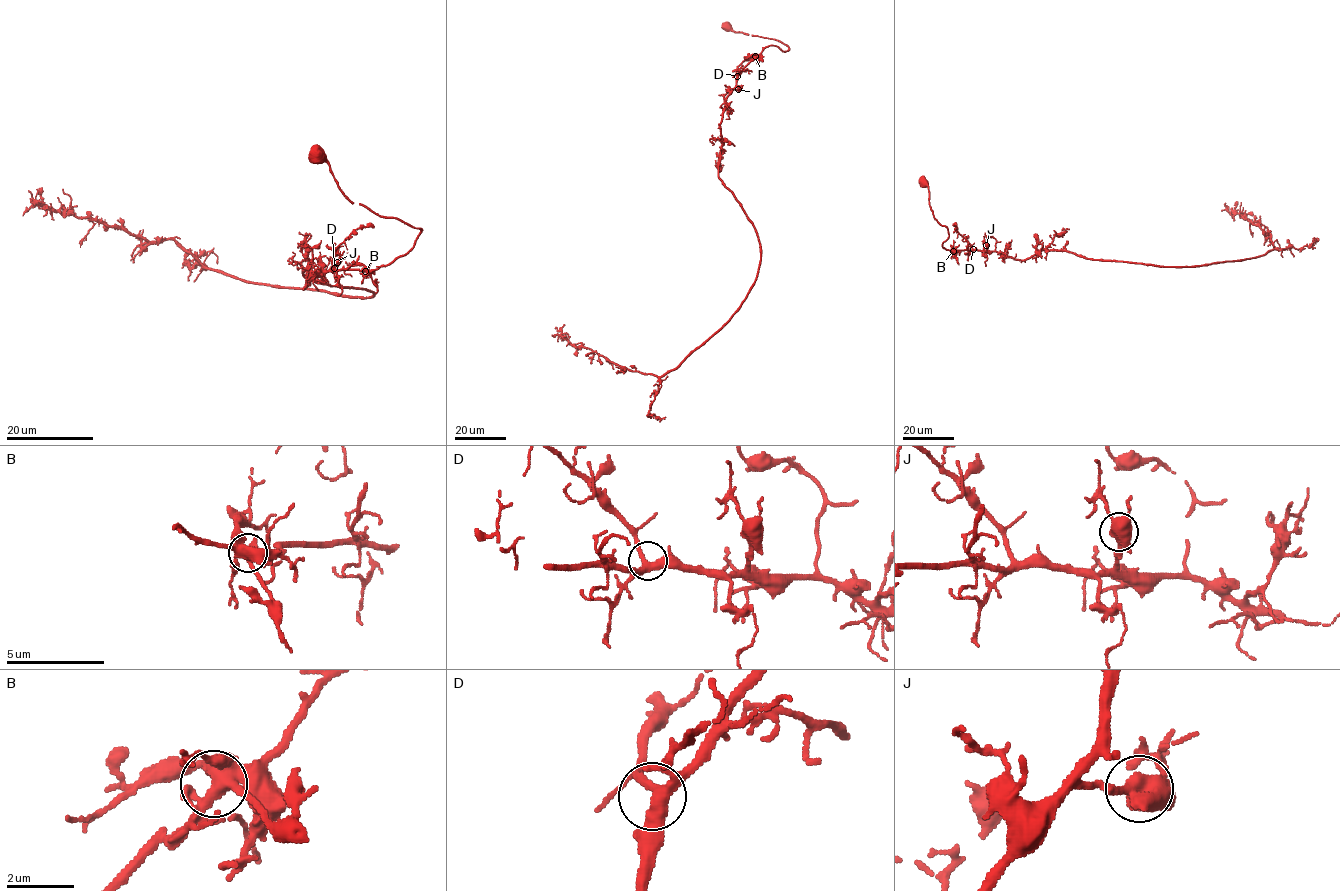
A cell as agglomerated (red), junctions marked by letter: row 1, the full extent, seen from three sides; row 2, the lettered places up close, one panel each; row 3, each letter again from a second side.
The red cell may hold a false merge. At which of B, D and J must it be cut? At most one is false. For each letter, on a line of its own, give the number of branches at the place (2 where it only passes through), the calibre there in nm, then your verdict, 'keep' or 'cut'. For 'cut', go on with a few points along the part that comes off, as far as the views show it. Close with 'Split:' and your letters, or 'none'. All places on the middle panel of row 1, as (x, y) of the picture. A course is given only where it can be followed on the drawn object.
B: 7 | 400 nm | keep
D: 4 | 320 nm | keep
J: 5 | 500 nm | cut
Split: J

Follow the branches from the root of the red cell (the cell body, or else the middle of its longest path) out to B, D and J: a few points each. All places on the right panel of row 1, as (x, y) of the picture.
B: (923, 181), (928, 186), (934, 217), (948, 230), (948, 237), (943, 247), (953, 251)
D: (923, 181), (928, 186), (934, 217), (948, 230), (948, 237), (943, 247), (950, 250), (973, 249)
J: (923, 181), (928, 186), (934, 217), (948, 230), (948, 237), (943, 247), (950, 250), (985, 250), (986, 245)

